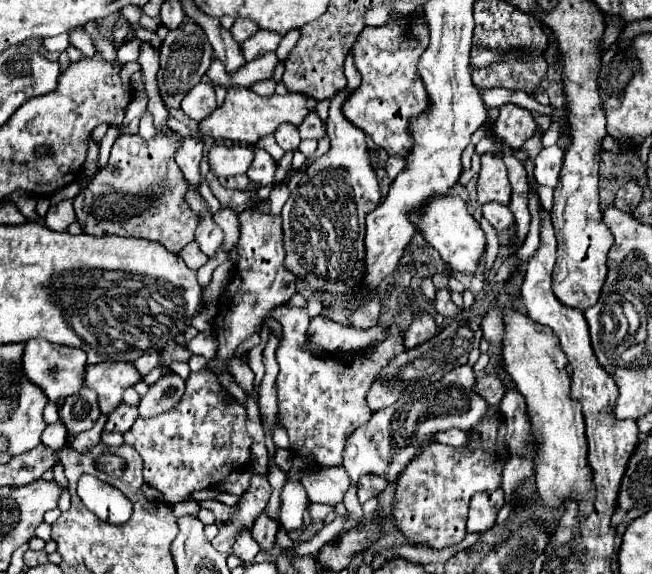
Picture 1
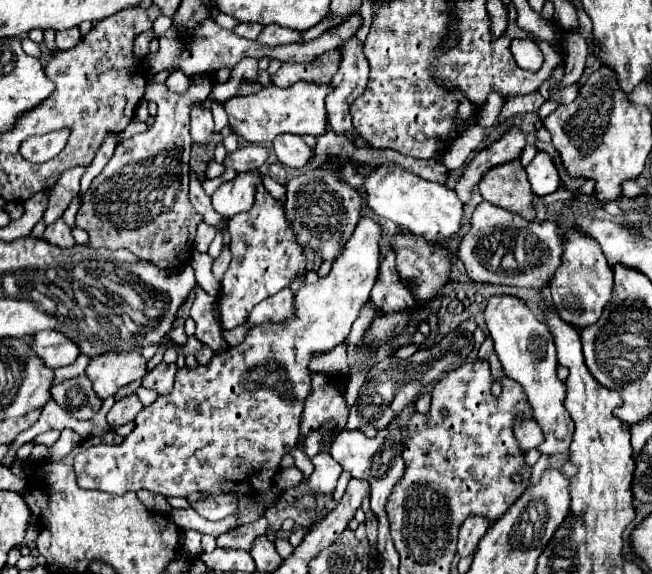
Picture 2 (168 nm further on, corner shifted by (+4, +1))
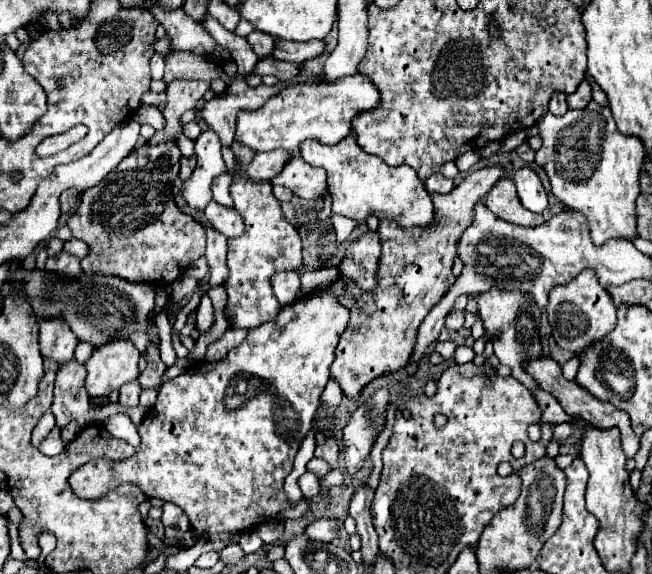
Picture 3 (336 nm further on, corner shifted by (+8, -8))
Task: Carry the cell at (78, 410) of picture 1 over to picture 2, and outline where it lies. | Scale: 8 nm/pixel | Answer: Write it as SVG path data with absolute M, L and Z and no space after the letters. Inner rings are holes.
M86 374L58 382L52 388L52 400L78 420L90 420L102 406L102 400L96 398Z

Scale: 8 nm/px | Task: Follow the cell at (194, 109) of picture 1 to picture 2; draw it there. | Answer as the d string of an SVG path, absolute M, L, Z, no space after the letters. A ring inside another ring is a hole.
M194 104L190 118L192 118L192 122L190 122L192 140L194 140L196 144L208 144L210 138L212 138L212 134L214 134L212 112L200 108L200 104Z

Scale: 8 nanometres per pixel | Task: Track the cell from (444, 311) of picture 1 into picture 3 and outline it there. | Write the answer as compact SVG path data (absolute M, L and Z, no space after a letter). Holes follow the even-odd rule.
M450 311L446 317L446 327L458 331L464 325L464 311Z

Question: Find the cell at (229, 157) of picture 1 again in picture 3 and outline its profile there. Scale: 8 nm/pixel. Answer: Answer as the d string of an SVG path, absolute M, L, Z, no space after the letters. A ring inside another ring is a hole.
M270 151L270 153L256 153L252 163L246 167L246 175L254 181L270 181L290 159L288 151Z

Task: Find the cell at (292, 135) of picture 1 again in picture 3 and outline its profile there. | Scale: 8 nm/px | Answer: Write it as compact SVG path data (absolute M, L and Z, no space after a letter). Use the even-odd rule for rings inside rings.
M294 155L272 179L272 185L284 185L304 199L316 199L326 191L326 171L322 171L322 167L312 167L300 155Z

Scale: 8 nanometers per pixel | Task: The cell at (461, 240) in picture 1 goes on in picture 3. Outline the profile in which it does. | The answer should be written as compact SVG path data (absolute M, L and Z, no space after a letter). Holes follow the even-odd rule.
M348 135L336 145L322 145L318 141L302 143L300 155L310 165L320 165L328 171L328 185L332 193L332 211L350 217L358 223L366 223L368 217L392 219L400 227L430 229L434 225L434 203L416 171L406 165L392 167L378 155L370 155L358 147L354 135Z

